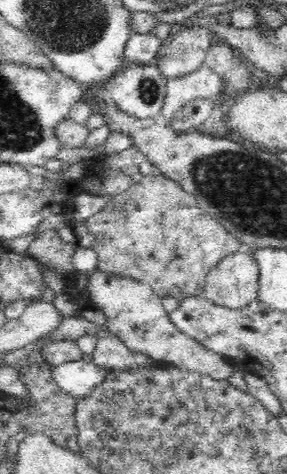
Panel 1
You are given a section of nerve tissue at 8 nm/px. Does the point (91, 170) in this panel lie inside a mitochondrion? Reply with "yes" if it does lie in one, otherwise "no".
no

